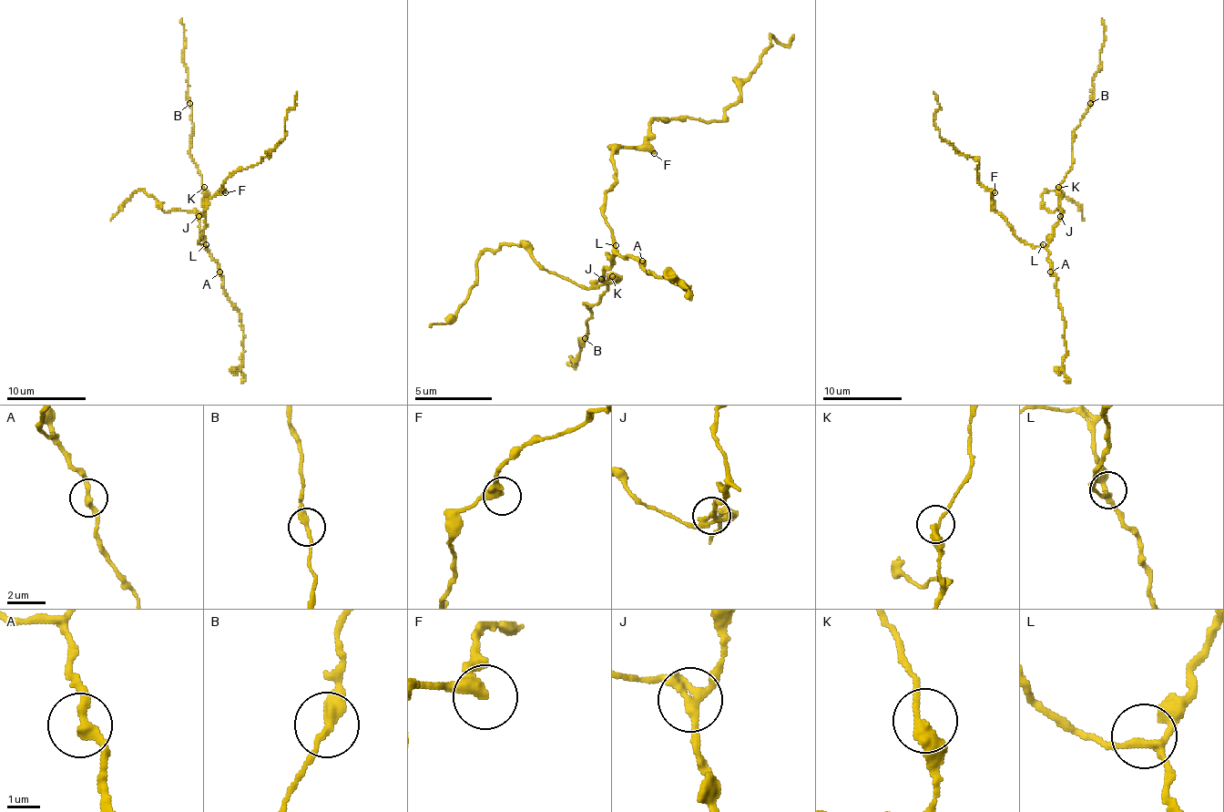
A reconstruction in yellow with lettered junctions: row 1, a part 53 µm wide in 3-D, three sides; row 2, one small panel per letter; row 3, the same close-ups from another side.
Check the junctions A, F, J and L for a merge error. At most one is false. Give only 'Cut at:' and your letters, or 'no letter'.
Cut at: J

